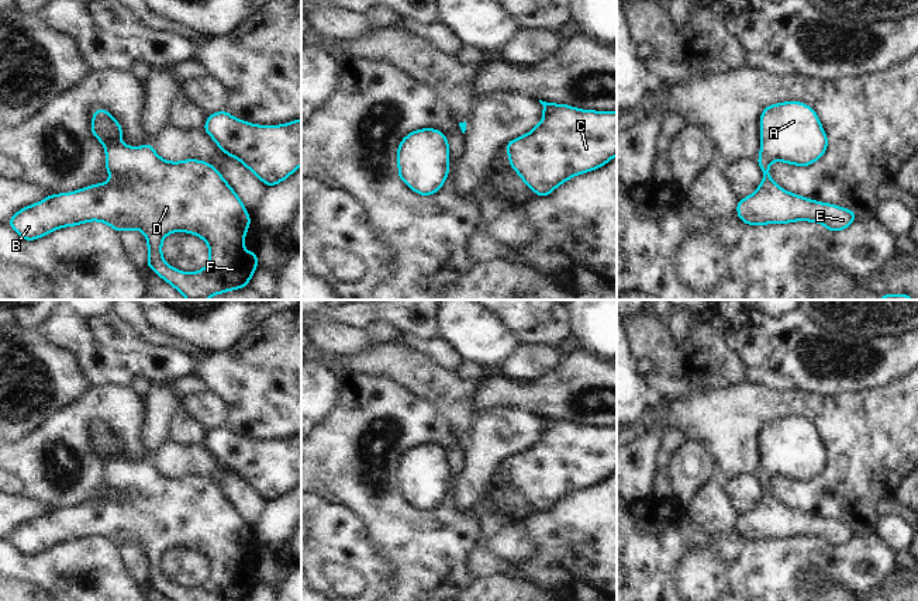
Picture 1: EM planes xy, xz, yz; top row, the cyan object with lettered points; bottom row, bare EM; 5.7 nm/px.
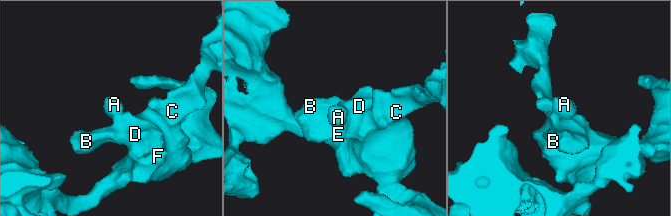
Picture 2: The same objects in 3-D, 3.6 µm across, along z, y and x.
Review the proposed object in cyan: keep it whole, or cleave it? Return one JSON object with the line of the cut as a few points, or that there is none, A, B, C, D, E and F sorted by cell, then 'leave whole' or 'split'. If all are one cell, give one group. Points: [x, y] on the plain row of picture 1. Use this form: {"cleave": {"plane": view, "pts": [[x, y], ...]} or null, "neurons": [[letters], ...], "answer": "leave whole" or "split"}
{"cleave": null, "neurons": [["A", "B", "C", "D", "E", "F"]], "answer": "leave whole"}

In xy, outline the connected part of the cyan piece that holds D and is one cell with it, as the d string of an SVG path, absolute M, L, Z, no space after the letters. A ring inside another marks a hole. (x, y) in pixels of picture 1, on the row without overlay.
M104 424L93 428L92 449L106 463L106 486L111 494L73 508L51 510L17 526L8 539L21 553L34 556L62 542L103 536L118 548L142 546L148 556L146 581L172 601L248 601L258 583L256 567L244 564L251 532L213 480L196 474L166 477L156 470L151 457L141 463L122 459L122 442ZM177 546L197 550L207 557L210 577L200 587L180 587L162 574L162 555Z

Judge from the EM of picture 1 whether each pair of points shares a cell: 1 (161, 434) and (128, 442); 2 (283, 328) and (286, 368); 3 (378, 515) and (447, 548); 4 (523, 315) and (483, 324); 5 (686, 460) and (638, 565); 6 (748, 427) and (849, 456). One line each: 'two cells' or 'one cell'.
1: two cells
2: one cell
3: one cell
4: two cells
5: two cells
6: one cell

